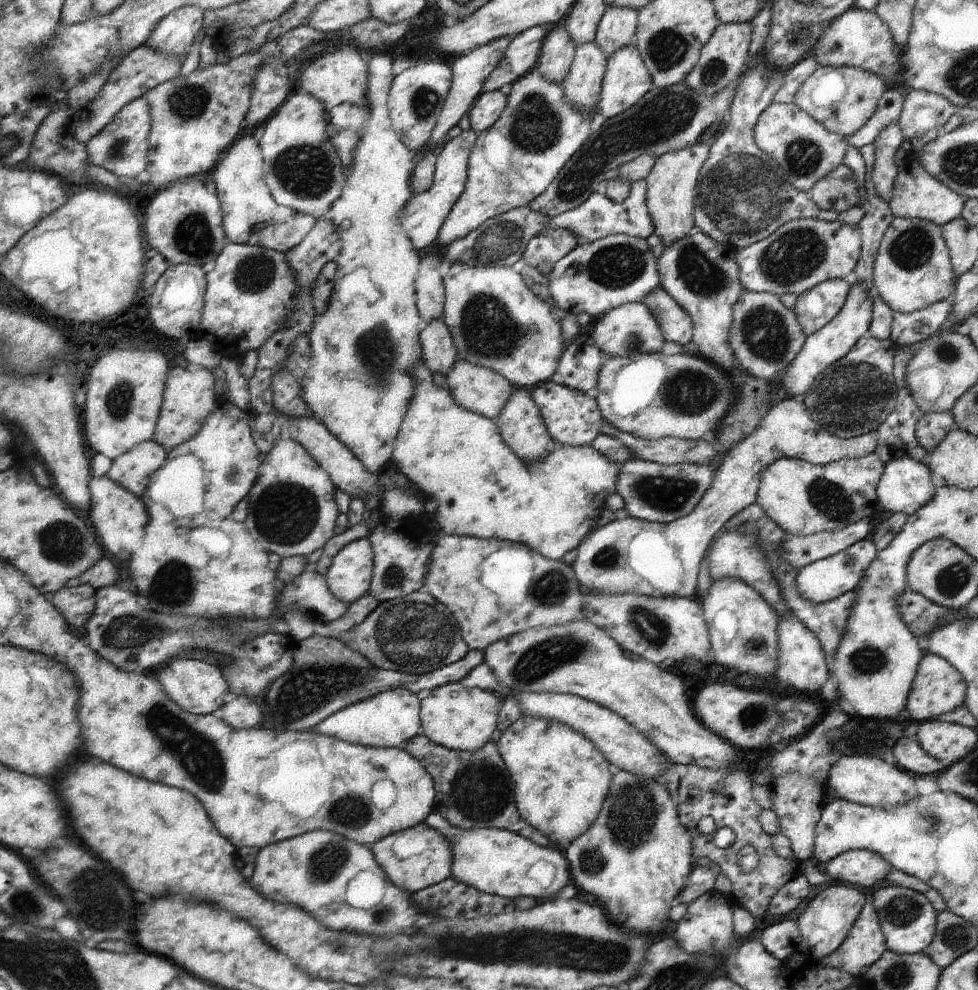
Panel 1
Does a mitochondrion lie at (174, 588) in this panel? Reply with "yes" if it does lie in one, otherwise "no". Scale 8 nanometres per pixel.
yes

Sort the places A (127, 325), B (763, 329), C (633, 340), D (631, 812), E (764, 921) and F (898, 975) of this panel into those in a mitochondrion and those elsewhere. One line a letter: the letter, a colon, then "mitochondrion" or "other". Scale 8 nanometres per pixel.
A: other
B: mitochondrion
C: mitochondrion
D: mitochondrion
E: other
F: mitochondrion

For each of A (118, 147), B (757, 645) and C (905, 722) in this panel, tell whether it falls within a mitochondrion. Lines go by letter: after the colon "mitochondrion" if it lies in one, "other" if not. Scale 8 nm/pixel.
A: mitochondrion
B: other
C: other

